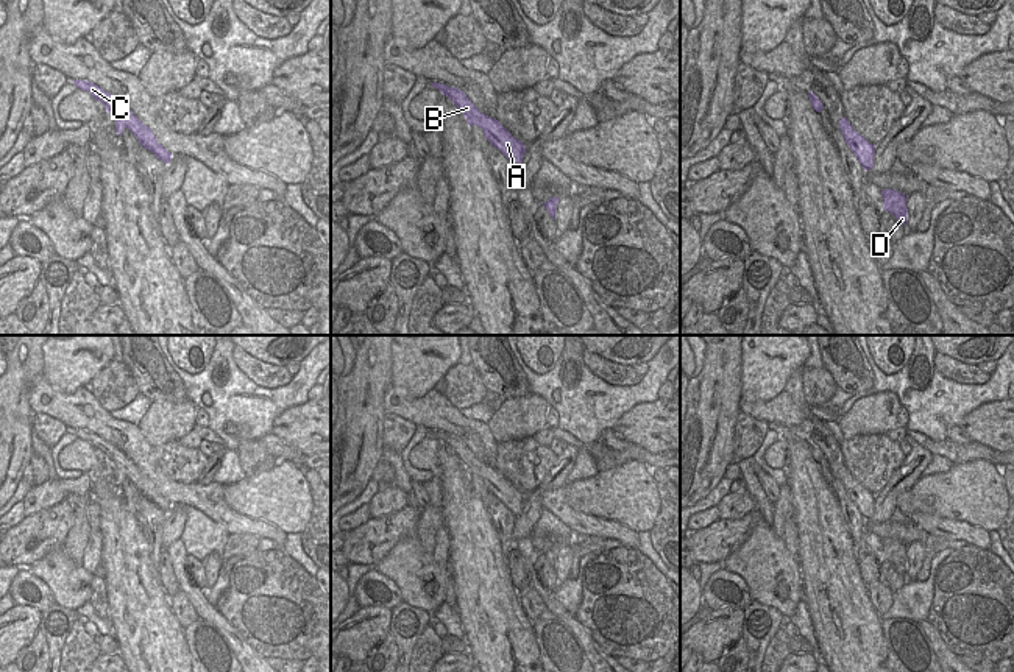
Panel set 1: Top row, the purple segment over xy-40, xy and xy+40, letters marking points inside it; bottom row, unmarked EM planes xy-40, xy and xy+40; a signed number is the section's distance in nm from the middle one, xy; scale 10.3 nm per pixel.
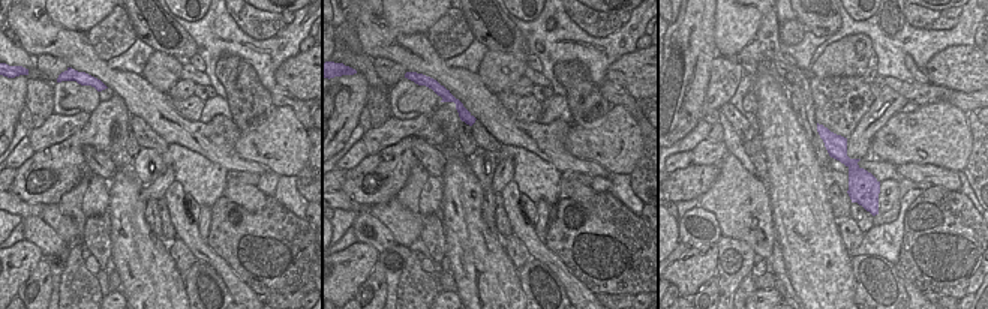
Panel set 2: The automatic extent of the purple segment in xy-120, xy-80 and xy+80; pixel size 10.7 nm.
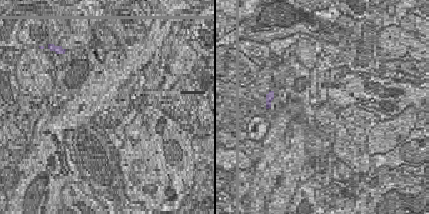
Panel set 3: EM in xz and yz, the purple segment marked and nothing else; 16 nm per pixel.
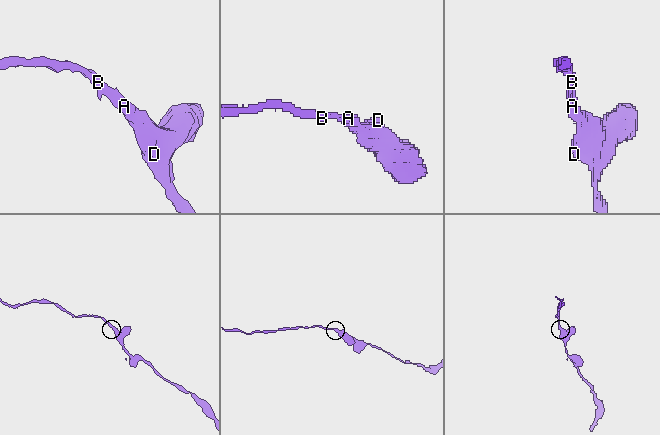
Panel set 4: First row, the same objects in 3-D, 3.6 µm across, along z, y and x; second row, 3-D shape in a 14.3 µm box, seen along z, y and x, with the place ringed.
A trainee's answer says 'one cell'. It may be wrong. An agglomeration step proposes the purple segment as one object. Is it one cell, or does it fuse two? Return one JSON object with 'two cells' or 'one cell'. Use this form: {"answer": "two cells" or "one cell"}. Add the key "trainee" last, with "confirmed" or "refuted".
{"answer": "one cell", "trainee": "confirmed"}

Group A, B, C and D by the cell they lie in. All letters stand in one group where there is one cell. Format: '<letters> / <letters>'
A B C D

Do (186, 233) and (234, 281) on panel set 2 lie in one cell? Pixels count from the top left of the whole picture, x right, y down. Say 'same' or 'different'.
same

